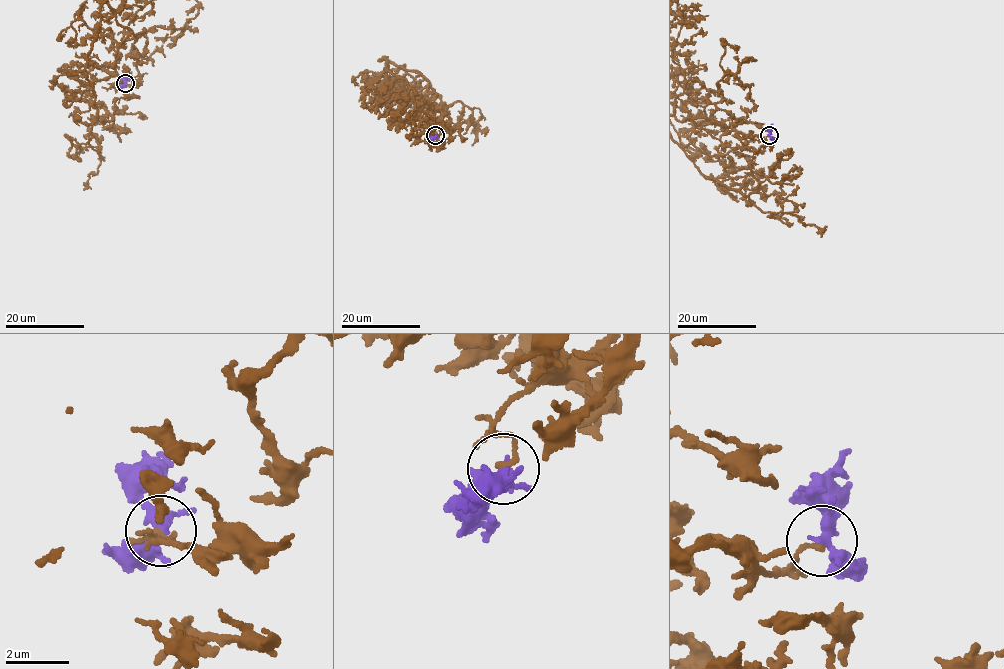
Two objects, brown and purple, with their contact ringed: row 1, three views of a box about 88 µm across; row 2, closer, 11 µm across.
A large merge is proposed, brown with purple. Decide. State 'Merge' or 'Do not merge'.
Do not merge

